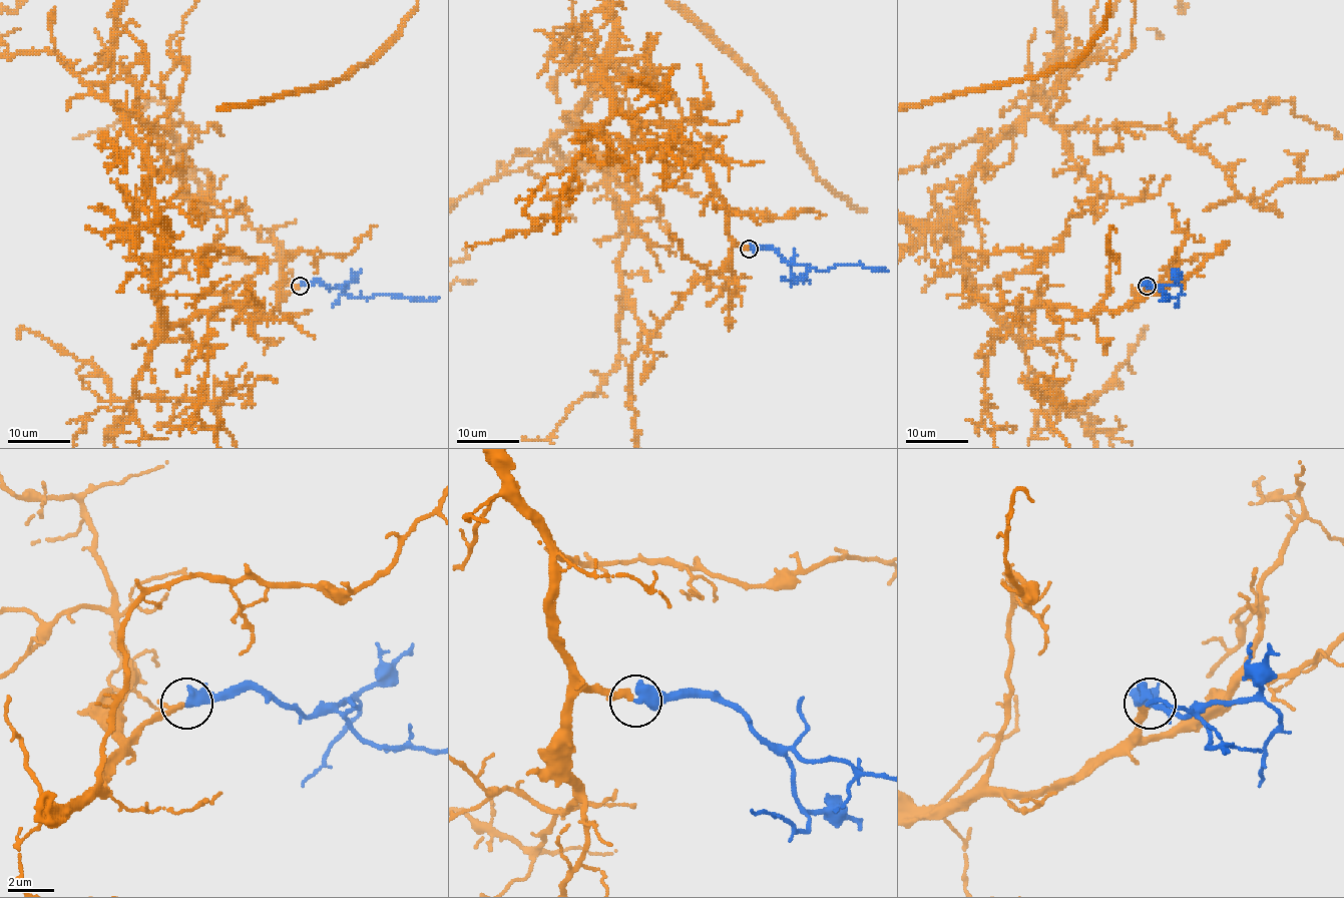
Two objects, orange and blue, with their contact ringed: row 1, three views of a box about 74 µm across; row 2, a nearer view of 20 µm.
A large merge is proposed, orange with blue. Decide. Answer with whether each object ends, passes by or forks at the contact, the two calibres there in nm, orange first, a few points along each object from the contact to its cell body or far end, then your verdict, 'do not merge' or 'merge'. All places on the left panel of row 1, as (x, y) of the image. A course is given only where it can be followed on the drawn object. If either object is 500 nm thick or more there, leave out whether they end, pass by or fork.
orange passes by; blue passes by; calibres 190 and 420 nm; course blue (301, 286), (321, 281), (362, 299), (382, 294), (416, 300), (436, 300), (440, 297); merge

